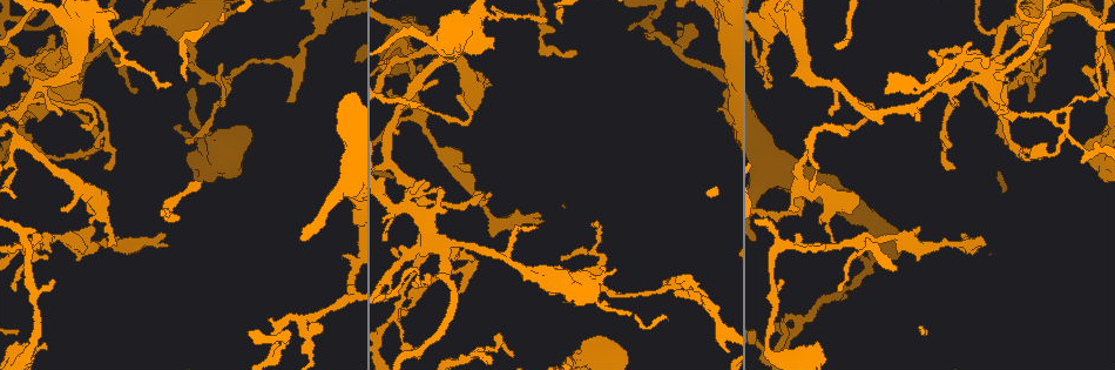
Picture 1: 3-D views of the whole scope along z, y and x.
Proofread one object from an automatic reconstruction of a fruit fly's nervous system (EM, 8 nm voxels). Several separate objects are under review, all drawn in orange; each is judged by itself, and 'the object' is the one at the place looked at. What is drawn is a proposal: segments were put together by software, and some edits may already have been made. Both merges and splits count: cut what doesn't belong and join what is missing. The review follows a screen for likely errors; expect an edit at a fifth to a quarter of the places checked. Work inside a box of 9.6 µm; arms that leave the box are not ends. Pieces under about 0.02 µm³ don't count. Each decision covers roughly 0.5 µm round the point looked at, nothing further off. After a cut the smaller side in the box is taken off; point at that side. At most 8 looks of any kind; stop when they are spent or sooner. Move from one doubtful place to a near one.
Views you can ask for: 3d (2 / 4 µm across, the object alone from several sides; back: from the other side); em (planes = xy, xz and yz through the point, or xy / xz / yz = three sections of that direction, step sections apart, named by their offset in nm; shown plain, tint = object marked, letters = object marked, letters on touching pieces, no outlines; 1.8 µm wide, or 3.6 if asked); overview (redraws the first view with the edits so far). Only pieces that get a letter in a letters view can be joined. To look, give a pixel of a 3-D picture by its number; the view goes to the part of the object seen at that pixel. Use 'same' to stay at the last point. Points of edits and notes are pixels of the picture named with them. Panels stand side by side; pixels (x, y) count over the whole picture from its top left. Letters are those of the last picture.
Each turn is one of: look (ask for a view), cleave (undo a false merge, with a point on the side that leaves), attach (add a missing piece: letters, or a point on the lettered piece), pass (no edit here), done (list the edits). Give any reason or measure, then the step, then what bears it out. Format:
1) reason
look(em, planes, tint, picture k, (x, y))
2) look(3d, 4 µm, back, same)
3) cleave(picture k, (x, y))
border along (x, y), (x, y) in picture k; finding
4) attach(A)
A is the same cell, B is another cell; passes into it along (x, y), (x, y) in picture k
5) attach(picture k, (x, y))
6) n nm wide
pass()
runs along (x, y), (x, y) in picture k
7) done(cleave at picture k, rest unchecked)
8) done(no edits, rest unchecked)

branch stops here
look(em, 3.6 µm, xy, step 4, letters, picture 1, (718, 111))

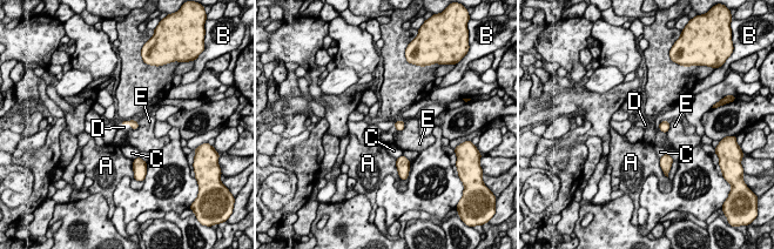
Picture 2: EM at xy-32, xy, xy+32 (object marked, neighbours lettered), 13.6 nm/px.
E touches over 190 nm
attach(D)
D is the same cell, A, B, C and E are other cells; passes into it along (134, 125), (127, 123), (123, 127) in picture 2; it goes on there

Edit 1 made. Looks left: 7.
thin neck
look(3d, 2 µm, picture 1, (1024, 73))

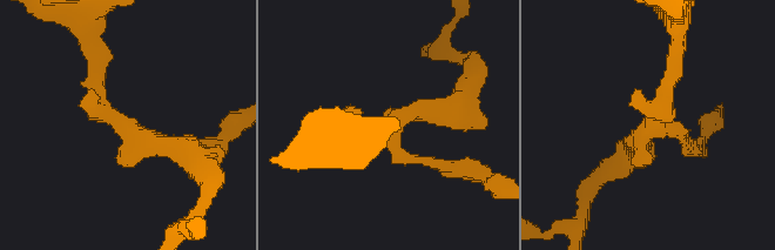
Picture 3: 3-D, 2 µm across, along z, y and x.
3 arms; shape alone is not enough
look(em, planes, letters, picture 3, (121, 124))

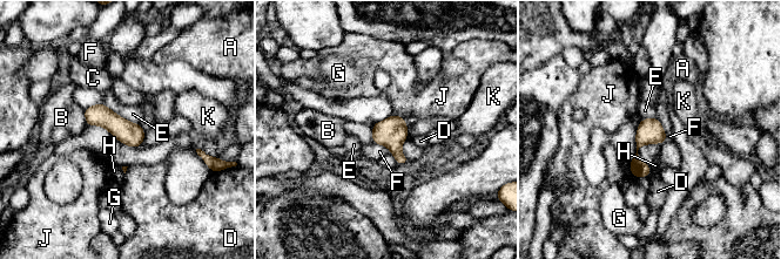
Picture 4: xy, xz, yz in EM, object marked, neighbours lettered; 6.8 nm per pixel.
160 nm wide
pass()
A, B, C, D, E, F, G, H, J and K are other cells; border along (83, 108), (106, 104), (139, 124) in picture 4; continuous, no second cell

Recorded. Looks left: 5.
look(3d, 4 µm, back, picture 1, (1103, 162))

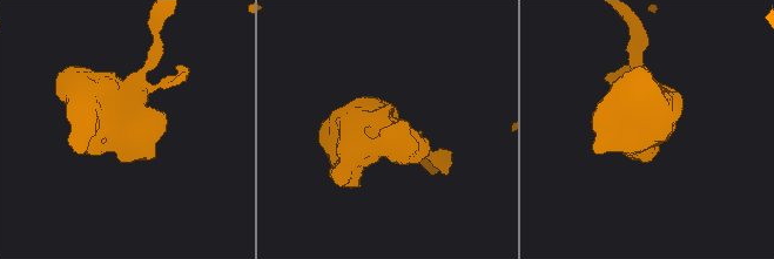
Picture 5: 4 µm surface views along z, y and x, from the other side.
need the tissue
look(em, 3.6 µm, planes, letters, picture 5, (117, 131))

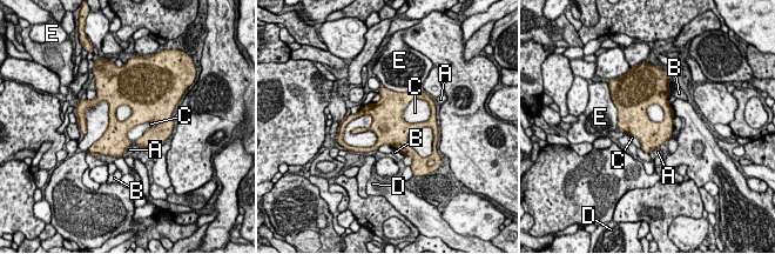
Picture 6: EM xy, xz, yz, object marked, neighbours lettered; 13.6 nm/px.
280 nm wide
pass()
A, B, C, D and E are other cells; border along (155, 122), (134, 126), (130, 145) in picture 6; all the same cell

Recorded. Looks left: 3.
free end
look(em, planes, letters, picture 1, (782, 282))

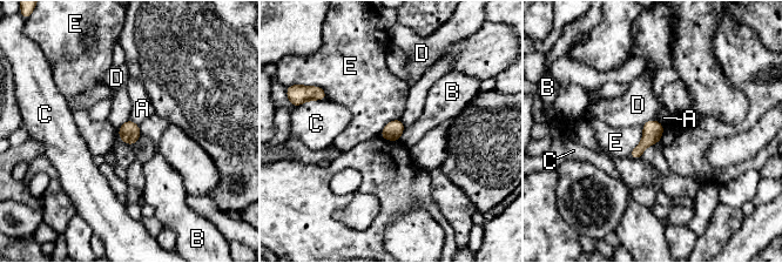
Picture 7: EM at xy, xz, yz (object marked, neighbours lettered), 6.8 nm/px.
E touches over 240 nm
pass()
A, B, C, D and E are other cells; no lettered piece goes on from it

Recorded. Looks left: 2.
done(attach at picture 2, rest unchecked)

